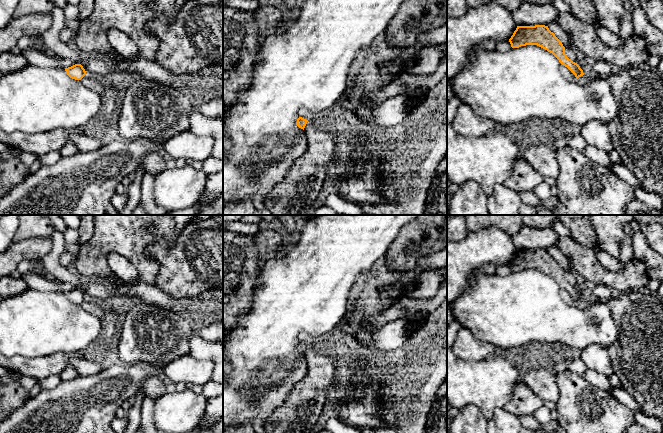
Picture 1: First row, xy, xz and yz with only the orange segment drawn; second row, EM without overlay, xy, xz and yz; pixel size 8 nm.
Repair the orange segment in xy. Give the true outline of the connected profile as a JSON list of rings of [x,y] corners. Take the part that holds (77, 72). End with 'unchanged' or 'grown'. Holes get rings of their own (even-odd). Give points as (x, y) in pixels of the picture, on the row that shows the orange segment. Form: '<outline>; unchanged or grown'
[[[81,64],[65,68],[65,71],[70,78],[75,80],[81,80],[86,75],[86,71]]]; unchanged

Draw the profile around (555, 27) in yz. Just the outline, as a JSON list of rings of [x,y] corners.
[[[558,22],[551,23],[548,28],[561,41],[564,47],[573,47],[568,34],[564,31]]]

